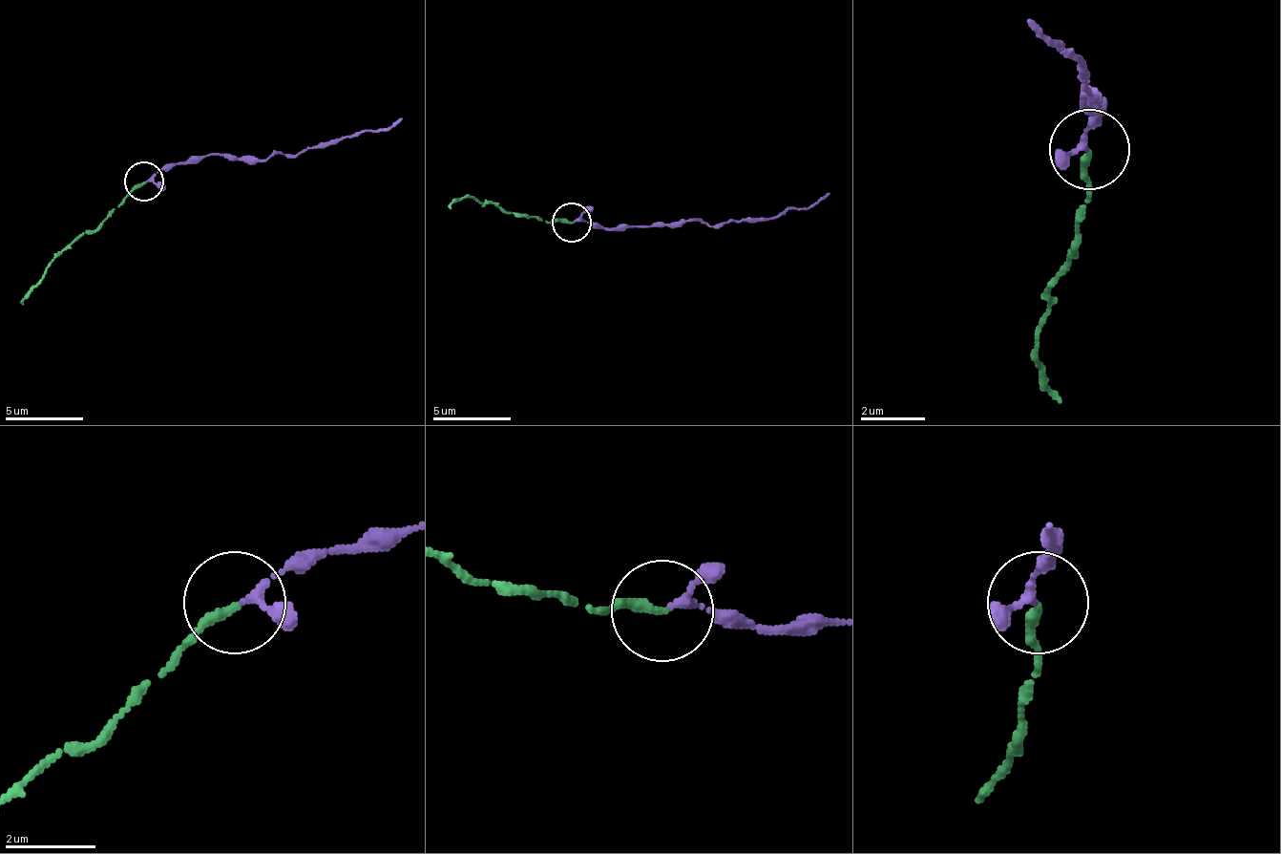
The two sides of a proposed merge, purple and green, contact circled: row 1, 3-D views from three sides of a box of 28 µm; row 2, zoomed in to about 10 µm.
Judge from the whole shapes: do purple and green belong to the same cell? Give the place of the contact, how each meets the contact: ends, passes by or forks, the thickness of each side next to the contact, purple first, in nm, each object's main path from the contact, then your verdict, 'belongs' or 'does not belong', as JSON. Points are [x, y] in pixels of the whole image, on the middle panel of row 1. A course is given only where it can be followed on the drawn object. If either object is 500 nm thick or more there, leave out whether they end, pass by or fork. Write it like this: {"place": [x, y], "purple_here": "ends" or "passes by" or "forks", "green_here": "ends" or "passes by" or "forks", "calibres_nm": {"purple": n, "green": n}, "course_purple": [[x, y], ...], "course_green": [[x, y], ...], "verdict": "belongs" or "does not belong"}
{"place": [572, 223], "purple_here": "passes by", "green_here": "ends", "calibres_nm": {"purple": 140, "green": 200}, "course_purple": [[575, 222], [598, 222], [606, 229], [696, 222], [766, 222], [789, 209], [809, 209], [829, 194]], "course_green": [[571, 222], [539, 222], [476, 198], [457, 198], [450, 209]], "verdict": "belongs"}

